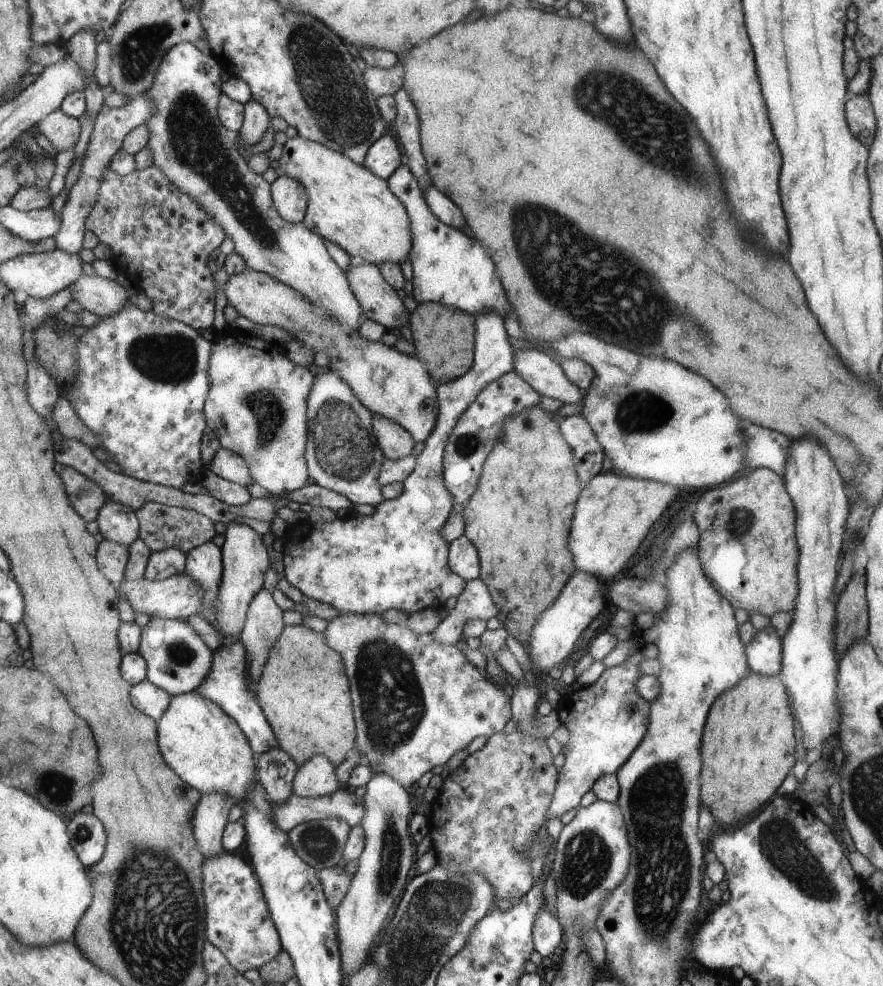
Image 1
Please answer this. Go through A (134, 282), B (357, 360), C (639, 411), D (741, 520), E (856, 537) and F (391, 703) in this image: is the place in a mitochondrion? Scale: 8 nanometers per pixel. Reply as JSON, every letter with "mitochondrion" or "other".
{"A":"other","B":"other","C":"mitochondrion","D":"mitochondrion","E":"other","F":"mitochondrion"}

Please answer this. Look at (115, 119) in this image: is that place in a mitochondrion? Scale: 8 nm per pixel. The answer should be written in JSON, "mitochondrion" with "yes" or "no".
{"mitochondrion":"no"}

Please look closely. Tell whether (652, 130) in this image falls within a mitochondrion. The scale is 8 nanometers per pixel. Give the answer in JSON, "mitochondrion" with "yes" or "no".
{"mitochondrion":"yes"}

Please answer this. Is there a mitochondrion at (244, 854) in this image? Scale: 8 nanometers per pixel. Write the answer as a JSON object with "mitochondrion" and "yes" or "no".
{"mitochondrion":"no"}

